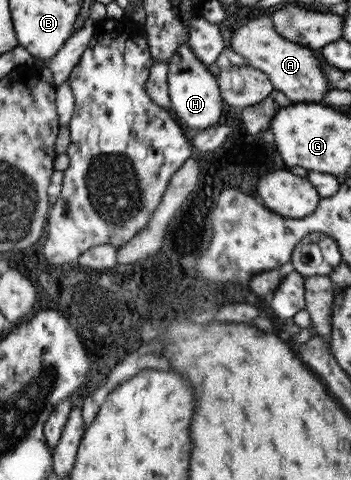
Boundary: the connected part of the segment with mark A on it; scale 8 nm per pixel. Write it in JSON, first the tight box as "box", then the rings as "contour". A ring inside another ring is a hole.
{"box":[230,16,333,103],"contour":[[[268,16],[253,18],[236,29],[231,36],[230,47],[245,59],[246,66],[250,65],[265,73],[274,89],[281,91],[292,103],[320,103],[324,94],[333,89],[319,66],[315,50],[280,37],[280,34],[273,30]]]}

